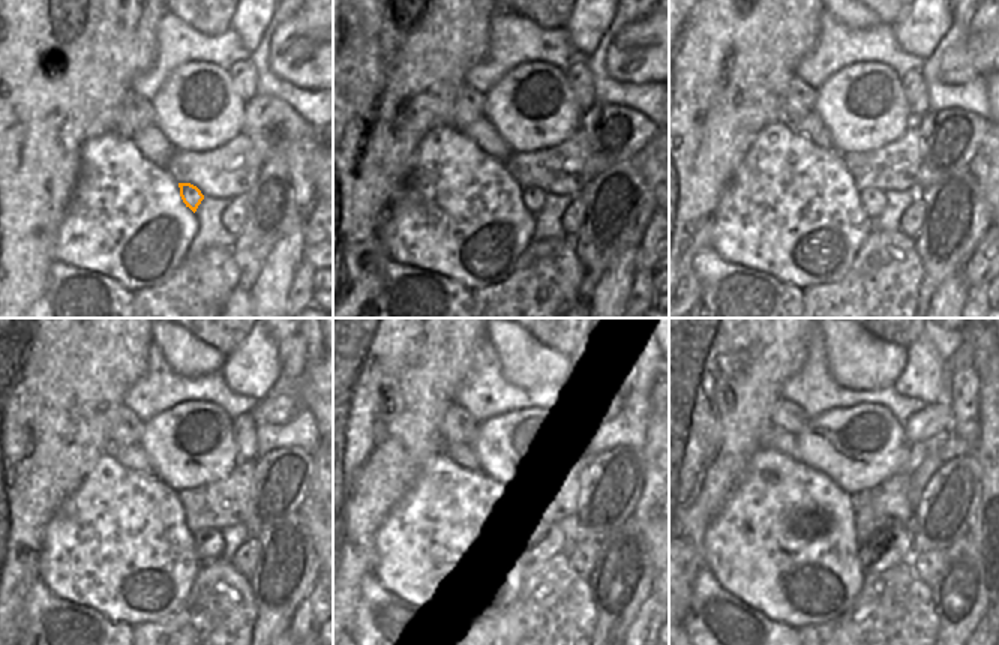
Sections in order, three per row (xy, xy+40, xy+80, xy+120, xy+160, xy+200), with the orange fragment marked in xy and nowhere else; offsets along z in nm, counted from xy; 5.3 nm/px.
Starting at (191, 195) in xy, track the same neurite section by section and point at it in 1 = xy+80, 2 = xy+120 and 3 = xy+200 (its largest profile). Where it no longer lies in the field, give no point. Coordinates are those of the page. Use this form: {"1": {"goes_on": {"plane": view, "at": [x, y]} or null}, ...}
{"1": {"goes_on": {"plane": "xy+80", "at": [872, 200]}}, "2": {"goes_on": {"plane": "xy+120", "at": [209, 543]}}, "3": {"goes_on": {"plane": "xy+200", "at": [882, 549]}}}

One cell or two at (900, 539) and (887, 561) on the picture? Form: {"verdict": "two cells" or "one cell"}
{"verdict": "one cell"}

